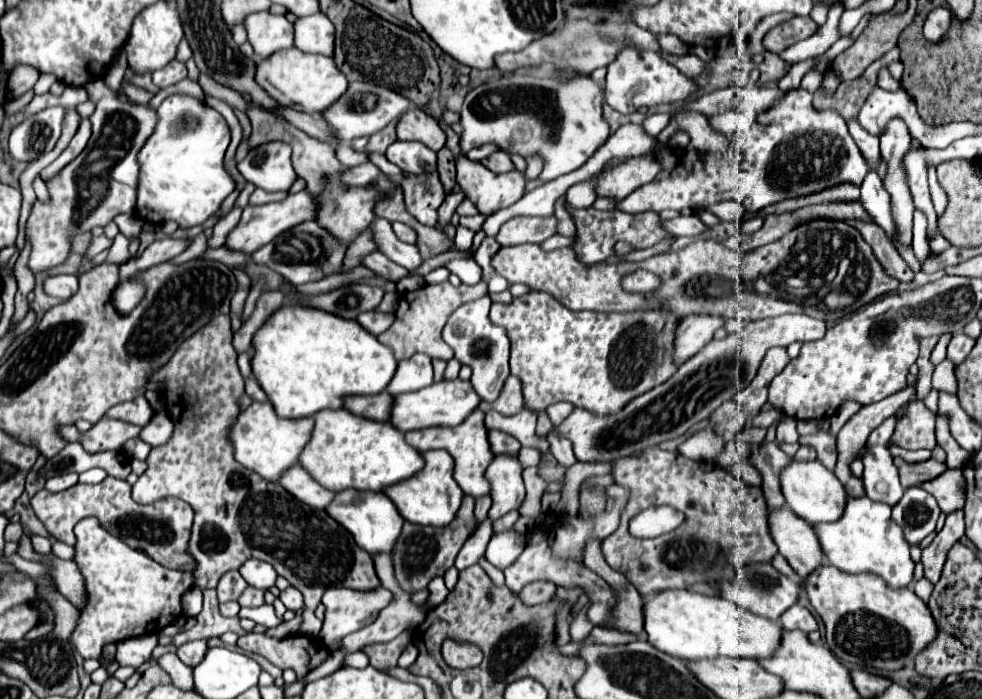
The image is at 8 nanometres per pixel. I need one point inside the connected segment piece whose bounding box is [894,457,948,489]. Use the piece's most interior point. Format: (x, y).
(911, 474)

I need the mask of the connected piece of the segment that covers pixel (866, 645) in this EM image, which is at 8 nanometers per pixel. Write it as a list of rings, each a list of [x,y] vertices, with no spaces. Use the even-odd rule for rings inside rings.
[[[820,565],[816,571],[812,571],[812,575],[808,575],[808,579],[804,579],[804,589],[812,607],[826,625],[826,643],[830,651],[844,663],[854,663],[864,669],[896,671],[904,667],[904,661],[908,657],[914,659],[918,651],[922,651],[924,645],[928,645],[936,637],[936,623],[926,603],[920,601],[920,597],[910,587],[892,591],[892,587],[888,587],[878,575],[872,573],[848,575],[838,567]]]

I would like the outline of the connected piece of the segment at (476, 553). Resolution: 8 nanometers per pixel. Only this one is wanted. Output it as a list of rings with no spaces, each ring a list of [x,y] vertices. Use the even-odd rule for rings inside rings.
[[[484,519],[478,525],[476,533],[472,535],[472,539],[466,541],[464,551],[458,553],[458,557],[456,557],[456,569],[462,571],[462,569],[466,569],[470,565],[476,565],[484,557],[484,551],[486,551],[486,545],[488,545],[490,537],[492,537],[492,521]]]

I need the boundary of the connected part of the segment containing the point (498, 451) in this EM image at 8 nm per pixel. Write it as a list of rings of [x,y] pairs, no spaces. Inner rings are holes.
[[[490,431],[488,439],[490,439],[490,449],[494,455],[508,455],[508,453],[518,455],[520,441],[514,439],[512,435],[502,433],[502,431]]]

